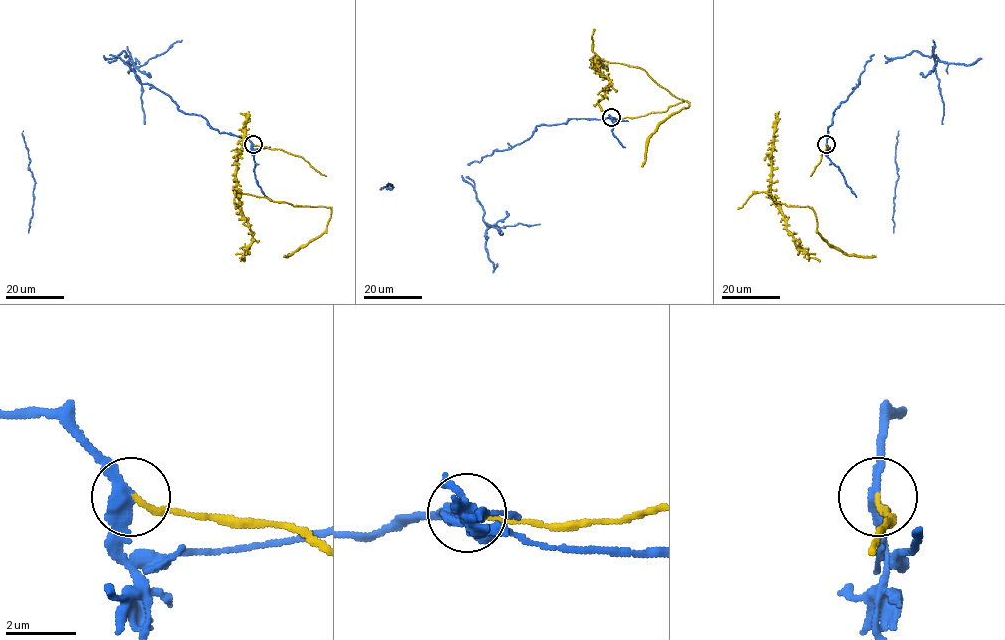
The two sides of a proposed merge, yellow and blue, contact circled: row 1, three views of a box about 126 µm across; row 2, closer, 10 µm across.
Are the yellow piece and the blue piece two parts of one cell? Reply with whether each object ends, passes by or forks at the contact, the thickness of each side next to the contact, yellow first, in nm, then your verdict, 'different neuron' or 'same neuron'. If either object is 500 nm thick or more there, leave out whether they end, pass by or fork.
yellow ends there; blue passes by; 150 nm thick on the yellow side, 360 nm on the other; different neuron

